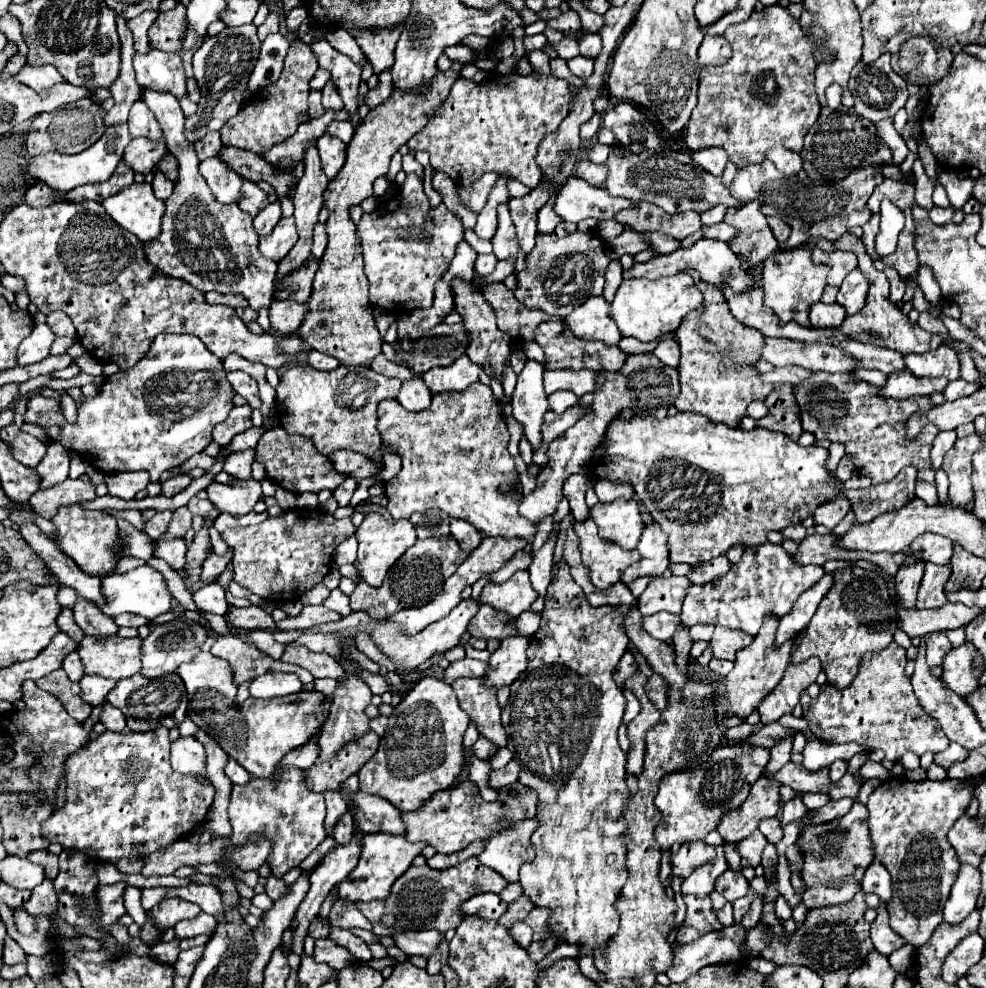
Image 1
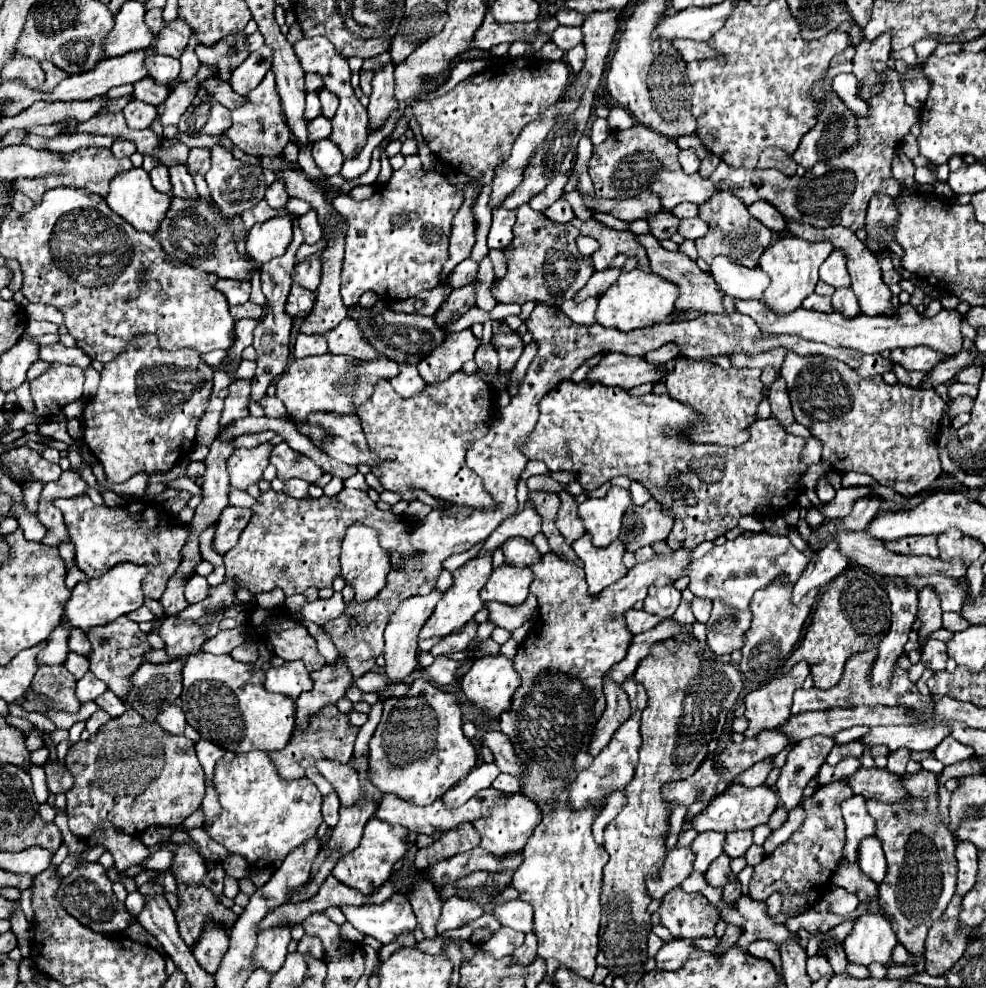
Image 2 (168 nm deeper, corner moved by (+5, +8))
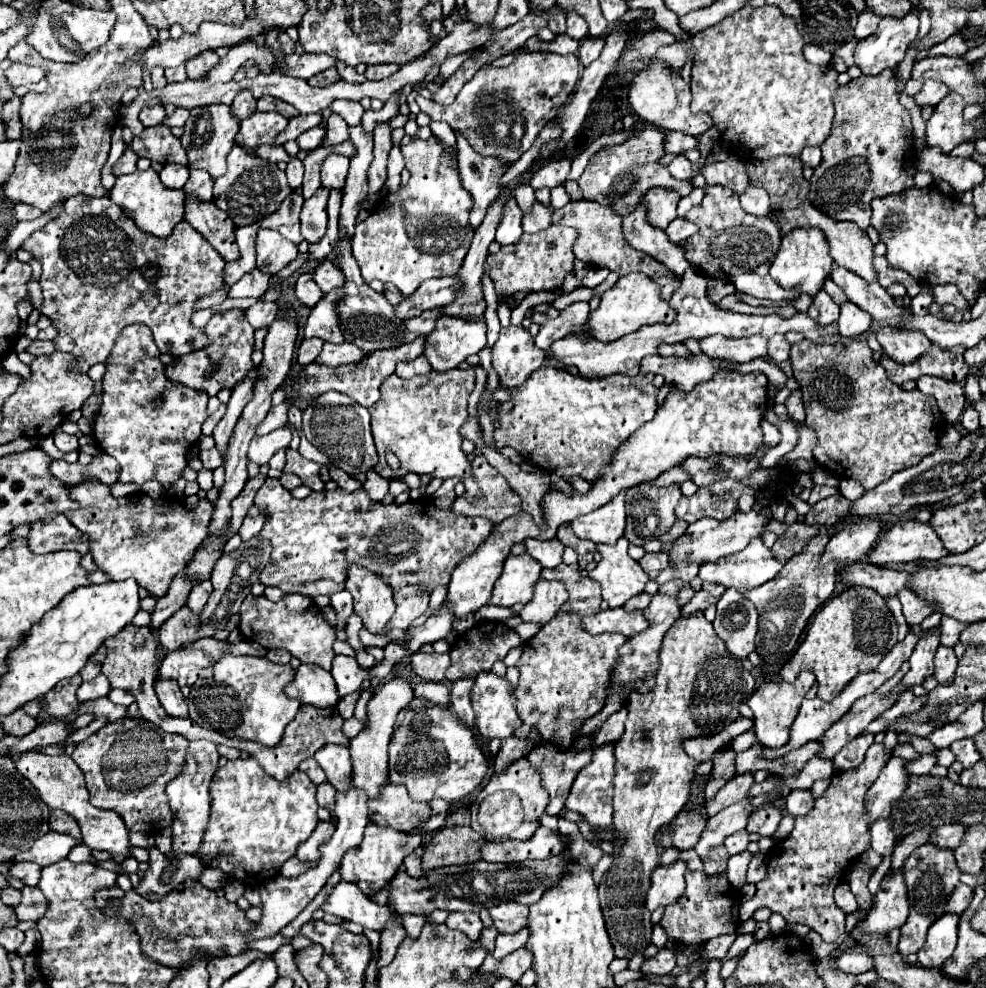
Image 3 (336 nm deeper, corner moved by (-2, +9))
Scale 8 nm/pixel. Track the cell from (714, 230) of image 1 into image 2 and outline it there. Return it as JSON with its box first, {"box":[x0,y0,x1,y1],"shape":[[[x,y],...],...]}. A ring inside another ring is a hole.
{"box":[678,217,708,239],"shape":[[[700,217],[694,219],[684,219],[678,227],[678,233],[684,235],[686,239],[700,239],[708,233],[708,223],[704,223]]]}

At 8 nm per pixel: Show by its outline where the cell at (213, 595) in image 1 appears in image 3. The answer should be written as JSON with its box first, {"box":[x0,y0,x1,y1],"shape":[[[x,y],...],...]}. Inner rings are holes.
{"box":[187,580,213,616],"shape":[[[205,580],[205,582],[197,584],[197,586],[193,586],[193,590],[191,590],[189,598],[187,598],[187,606],[191,608],[191,612],[193,612],[193,614],[197,614],[197,616],[199,616],[199,614],[203,612],[203,606],[207,604],[207,600],[209,600],[211,592],[213,592],[213,586],[211,586],[211,582],[209,582],[209,580]]]}

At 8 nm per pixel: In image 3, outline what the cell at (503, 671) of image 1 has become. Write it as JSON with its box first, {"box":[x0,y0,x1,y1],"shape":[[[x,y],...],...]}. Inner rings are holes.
{"box":[471,672,521,740],"shape":[[[481,672],[475,678],[471,704],[475,712],[475,728],[483,738],[503,740],[521,726],[509,682],[493,672]]]}

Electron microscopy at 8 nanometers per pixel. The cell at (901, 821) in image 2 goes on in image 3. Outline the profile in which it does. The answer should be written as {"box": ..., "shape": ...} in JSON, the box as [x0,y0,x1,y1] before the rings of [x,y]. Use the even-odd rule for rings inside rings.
{"box":[899,844,961,956],"shape":[[[923,844],[917,850],[913,850],[913,854],[905,860],[903,864],[903,872],[905,872],[905,882],[909,888],[909,918],[907,922],[901,926],[901,938],[899,938],[899,952],[903,956],[915,954],[919,952],[919,948],[925,944],[925,936],[929,926],[945,914],[945,904],[947,898],[951,896],[953,888],[959,884],[959,874],[961,870],[957,868],[955,856],[951,850],[943,850],[937,848],[933,844]]]}

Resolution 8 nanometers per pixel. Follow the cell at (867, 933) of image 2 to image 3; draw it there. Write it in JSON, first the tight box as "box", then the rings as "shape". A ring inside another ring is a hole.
{"box":[851,868,909,940],"shape":[[[903,868],[891,872],[889,876],[885,876],[881,880],[881,886],[877,890],[877,894],[873,896],[873,908],[867,914],[865,922],[861,922],[859,926],[853,928],[851,936],[857,940],[861,936],[861,932],[865,934],[887,934],[893,928],[901,928],[903,922],[907,920],[909,914],[909,902],[907,902],[907,886],[903,886]]]}

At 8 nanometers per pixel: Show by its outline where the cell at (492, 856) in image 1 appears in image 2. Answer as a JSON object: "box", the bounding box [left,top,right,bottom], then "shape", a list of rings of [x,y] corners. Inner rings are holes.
{"box":[474,793,542,857],"shape":[[[512,793],[506,803],[492,807],[490,817],[482,817],[482,819],[474,821],[474,827],[482,837],[482,843],[480,843],[482,849],[486,849],[488,853],[492,853],[496,857],[506,857],[506,855],[520,853],[524,849],[526,841],[530,839],[530,835],[532,835],[534,827],[540,823],[540,819],[542,819],[542,813],[534,801],[530,801],[522,793]]]}

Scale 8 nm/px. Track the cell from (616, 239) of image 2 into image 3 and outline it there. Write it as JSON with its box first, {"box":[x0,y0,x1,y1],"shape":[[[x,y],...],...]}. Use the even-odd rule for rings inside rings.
{"box":[523,200,681,298],"shape":[[[579,200],[579,202],[569,202],[563,208],[553,208],[553,206],[545,206],[541,202],[533,202],[531,210],[523,216],[523,232],[533,234],[539,230],[545,230],[551,224],[567,224],[573,226],[579,236],[577,242],[573,246],[573,254],[583,260],[585,264],[591,264],[595,268],[607,268],[611,272],[617,272],[619,276],[625,276],[629,272],[643,272],[647,274],[653,282],[659,284],[663,298],[671,298],[671,294],[679,288],[681,280],[675,278],[675,274],[671,274],[671,270],[667,270],[661,262],[653,260],[651,256],[633,250],[631,246],[627,246],[623,232],[621,232],[621,218],[619,214],[615,214],[615,210],[611,210],[609,206],[599,206],[597,202],[587,202],[587,200]]]}

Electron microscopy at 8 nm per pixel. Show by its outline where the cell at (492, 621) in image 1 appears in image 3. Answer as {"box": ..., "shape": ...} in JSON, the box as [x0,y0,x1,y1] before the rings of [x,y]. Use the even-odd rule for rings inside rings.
{"box":[519,578,567,624],"shape":[[[541,578],[539,582],[535,582],[535,594],[531,602],[523,606],[519,616],[523,622],[547,624],[565,602],[567,602],[567,590],[563,582]]]}

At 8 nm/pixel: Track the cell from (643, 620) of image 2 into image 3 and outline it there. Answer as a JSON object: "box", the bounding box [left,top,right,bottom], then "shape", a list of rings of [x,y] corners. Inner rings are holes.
{"box":[581,608,647,636],"shape":[[[615,608],[615,610],[605,610],[601,614],[593,614],[593,616],[585,616],[581,618],[581,626],[583,630],[587,630],[589,634],[603,634],[603,632],[617,632],[623,636],[635,636],[639,632],[643,632],[647,628],[647,620],[643,616],[643,612],[633,612],[627,614],[623,608]]]}

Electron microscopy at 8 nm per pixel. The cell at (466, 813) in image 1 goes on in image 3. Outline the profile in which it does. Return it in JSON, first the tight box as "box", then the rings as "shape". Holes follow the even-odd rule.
{"box":[369,784,429,832],"shape":[[[383,784],[383,790],[379,790],[379,798],[375,798],[375,802],[369,800],[369,820],[375,822],[377,826],[389,826],[395,828],[399,832],[407,832],[419,824],[423,824],[429,818],[429,806],[425,802],[415,802],[409,798],[405,786],[397,786],[397,784]]]}

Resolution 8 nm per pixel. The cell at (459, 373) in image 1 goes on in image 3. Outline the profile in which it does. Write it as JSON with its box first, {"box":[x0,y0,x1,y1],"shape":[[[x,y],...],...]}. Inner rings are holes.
{"box":[423,316,485,372],"shape":[[[441,316],[435,330],[427,336],[423,356],[437,372],[457,368],[467,356],[485,348],[485,320],[465,320],[459,316]]]}

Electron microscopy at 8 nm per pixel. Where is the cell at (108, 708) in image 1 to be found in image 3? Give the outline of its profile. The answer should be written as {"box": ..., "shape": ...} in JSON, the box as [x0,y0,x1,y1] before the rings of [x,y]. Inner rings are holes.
{"box":[107,690,135,706],"shape":[[[111,690],[109,692],[109,696],[107,696],[111,702],[115,702],[115,704],[123,704],[123,706],[129,706],[135,698],[133,698],[133,694],[131,694],[131,690]]]}

